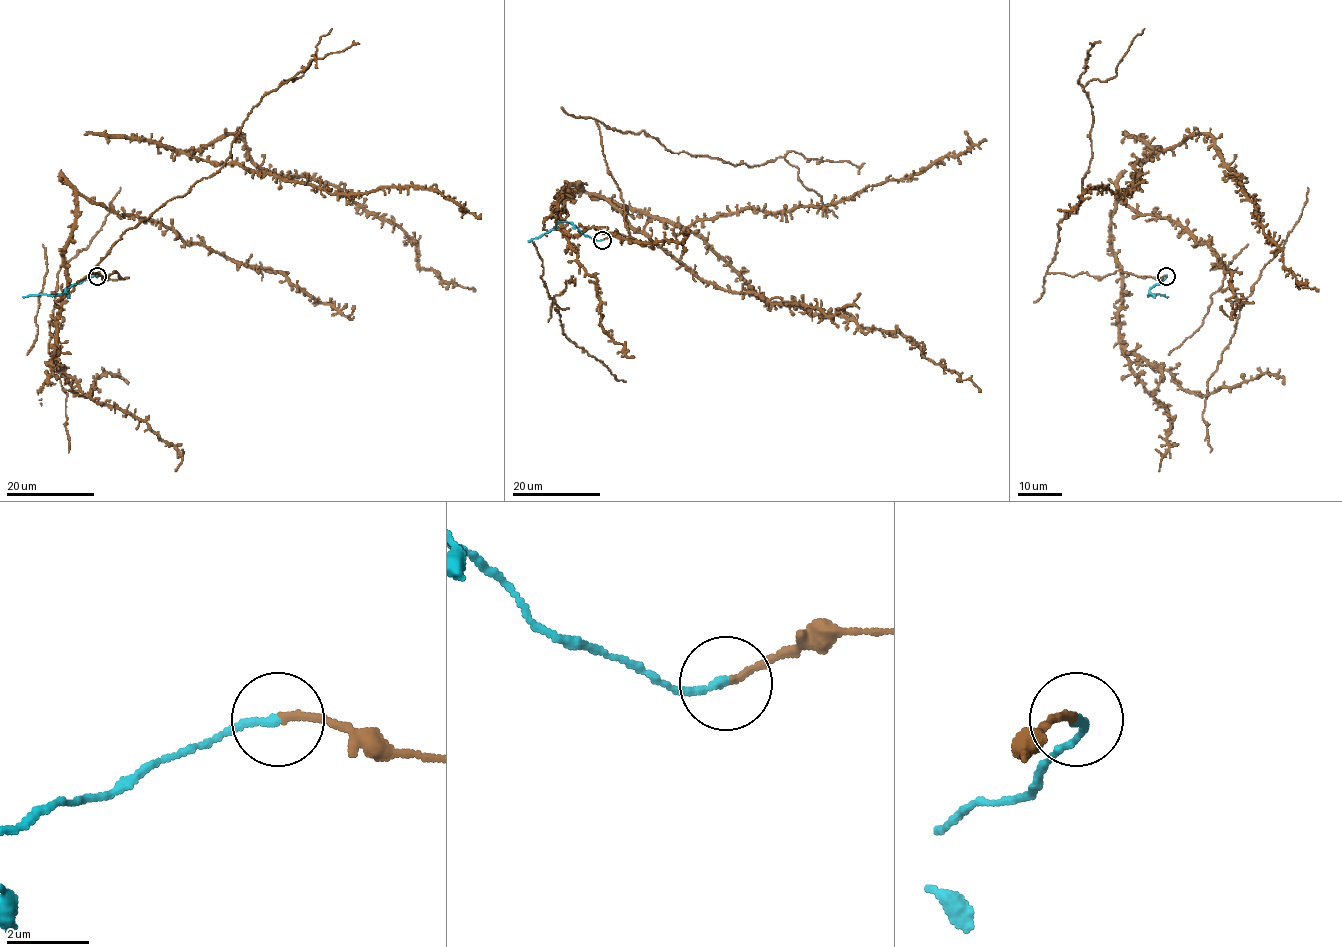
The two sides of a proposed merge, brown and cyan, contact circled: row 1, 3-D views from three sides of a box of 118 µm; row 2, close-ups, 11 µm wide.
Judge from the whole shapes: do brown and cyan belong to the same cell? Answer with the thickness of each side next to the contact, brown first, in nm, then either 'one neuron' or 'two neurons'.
170 nm thick on the brown side, 200 nm on the other; one neuron

